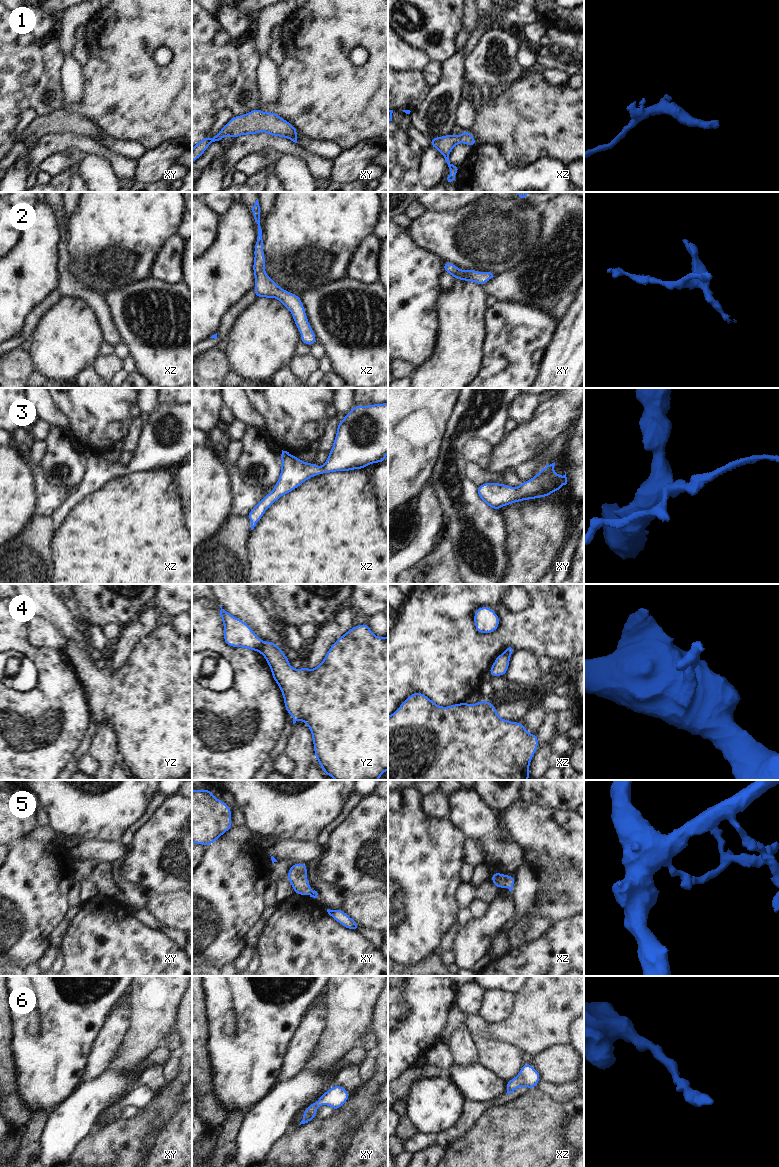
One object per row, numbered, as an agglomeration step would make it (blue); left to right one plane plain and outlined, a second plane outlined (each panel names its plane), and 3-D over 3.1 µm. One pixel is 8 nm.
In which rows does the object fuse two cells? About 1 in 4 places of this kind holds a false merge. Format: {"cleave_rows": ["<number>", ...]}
{"cleave_rows": ["4"]}

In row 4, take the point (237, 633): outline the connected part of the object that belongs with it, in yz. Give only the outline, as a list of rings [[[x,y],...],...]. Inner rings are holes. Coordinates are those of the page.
[[[220,606],[220,616],[224,624],[223,638],[227,646],[241,647],[261,653],[263,642],[241,619],[234,617]]]

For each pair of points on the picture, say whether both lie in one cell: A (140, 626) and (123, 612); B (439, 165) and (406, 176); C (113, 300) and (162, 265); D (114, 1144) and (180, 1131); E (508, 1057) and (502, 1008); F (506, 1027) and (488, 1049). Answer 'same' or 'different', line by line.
A: different
B: different
C: different
D: different
E: different
F: different

